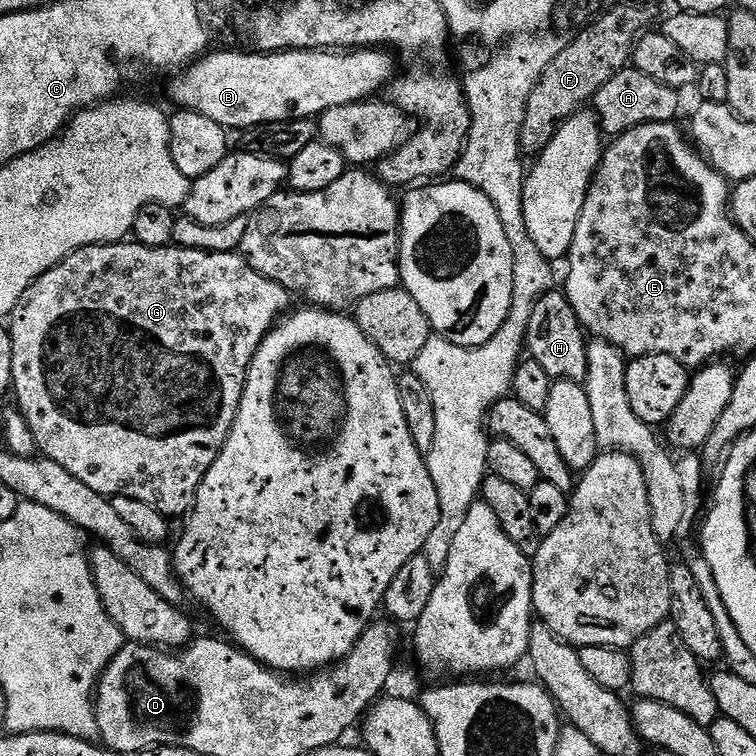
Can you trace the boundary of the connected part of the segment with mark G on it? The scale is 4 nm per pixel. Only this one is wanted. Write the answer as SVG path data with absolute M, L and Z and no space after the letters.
M135 242L91 244L79 248L60 264L46 270L46 274L39 276L26 290L26 294L22 294L11 314L8 333L14 346L12 392L16 396L15 405L26 418L42 452L44 448L43 455L70 470L70 474L86 482L90 490L109 498L125 496L146 502L169 518L187 517L196 505L196 491L204 481L204 475L218 458L234 426L250 362L264 341L264 335L289 311L288 299L290 293L287 288L251 268L243 255L236 252L203 252L175 246L151 248Z

